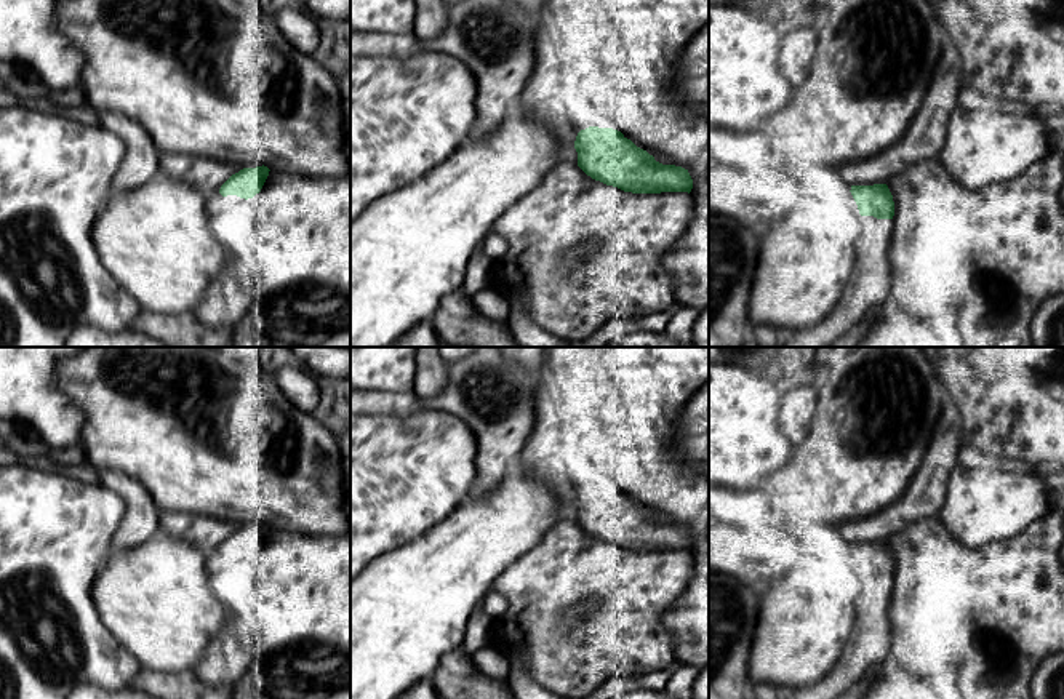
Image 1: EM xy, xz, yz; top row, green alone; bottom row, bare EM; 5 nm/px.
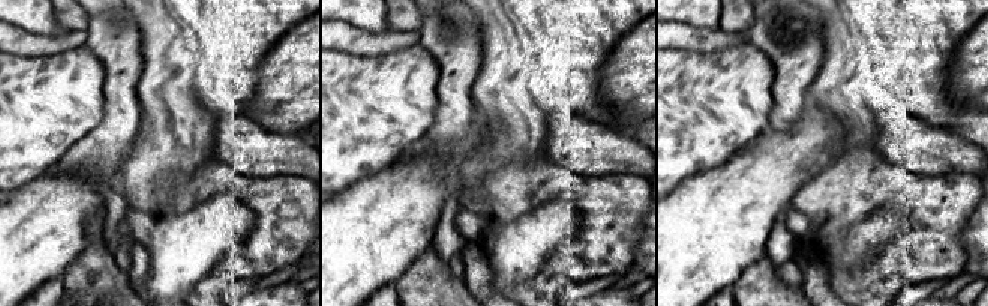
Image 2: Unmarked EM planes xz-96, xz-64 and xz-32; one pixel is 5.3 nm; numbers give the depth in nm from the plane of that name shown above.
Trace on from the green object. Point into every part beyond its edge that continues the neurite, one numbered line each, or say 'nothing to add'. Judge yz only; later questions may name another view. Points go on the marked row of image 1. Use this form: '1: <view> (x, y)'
1: yz (869, 285)

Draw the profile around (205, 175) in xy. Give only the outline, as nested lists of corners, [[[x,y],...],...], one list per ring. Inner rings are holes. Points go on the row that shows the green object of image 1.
[[[174,152],[162,154],[158,168],[168,179],[184,182],[202,194],[218,189],[234,174],[230,163]]]

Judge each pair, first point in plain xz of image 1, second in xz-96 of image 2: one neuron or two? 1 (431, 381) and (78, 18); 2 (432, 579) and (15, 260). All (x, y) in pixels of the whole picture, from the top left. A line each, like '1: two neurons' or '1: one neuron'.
1: one neuron
2: one neuron

